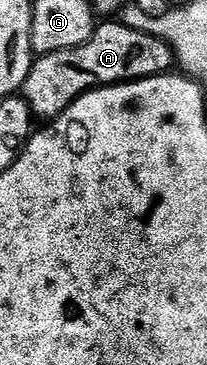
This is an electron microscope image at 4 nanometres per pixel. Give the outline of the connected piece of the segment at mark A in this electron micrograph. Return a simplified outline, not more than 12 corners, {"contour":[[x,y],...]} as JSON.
{"contour":[[101,22],[37,56],[23,89],[38,121],[83,94],[172,73],[166,40]]}

